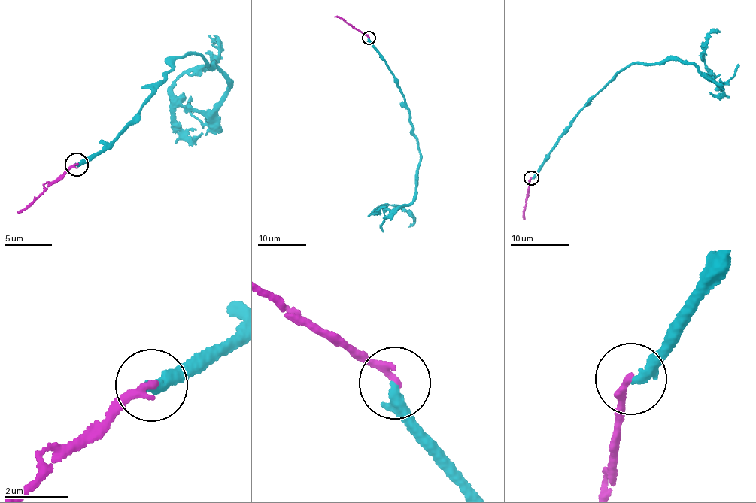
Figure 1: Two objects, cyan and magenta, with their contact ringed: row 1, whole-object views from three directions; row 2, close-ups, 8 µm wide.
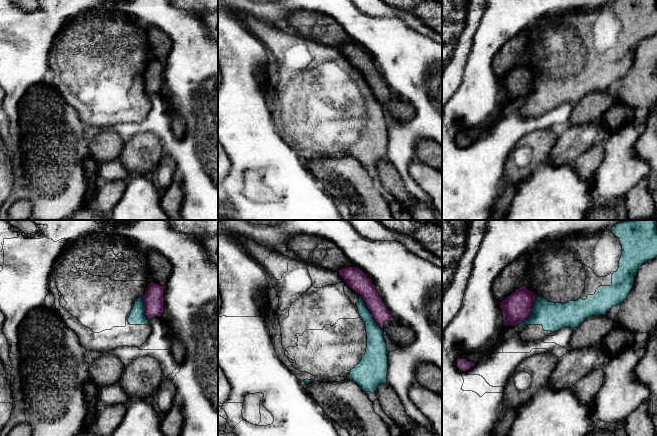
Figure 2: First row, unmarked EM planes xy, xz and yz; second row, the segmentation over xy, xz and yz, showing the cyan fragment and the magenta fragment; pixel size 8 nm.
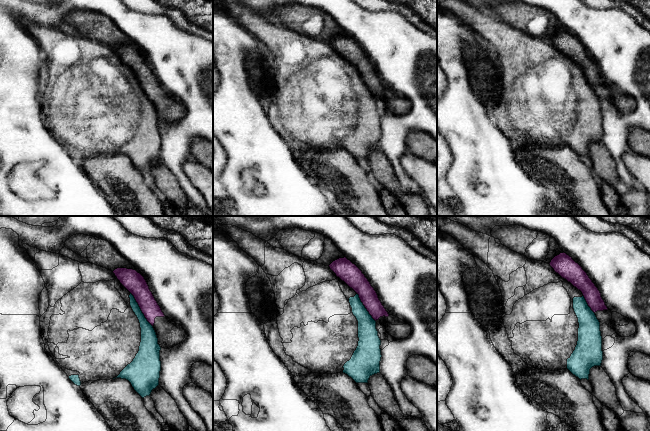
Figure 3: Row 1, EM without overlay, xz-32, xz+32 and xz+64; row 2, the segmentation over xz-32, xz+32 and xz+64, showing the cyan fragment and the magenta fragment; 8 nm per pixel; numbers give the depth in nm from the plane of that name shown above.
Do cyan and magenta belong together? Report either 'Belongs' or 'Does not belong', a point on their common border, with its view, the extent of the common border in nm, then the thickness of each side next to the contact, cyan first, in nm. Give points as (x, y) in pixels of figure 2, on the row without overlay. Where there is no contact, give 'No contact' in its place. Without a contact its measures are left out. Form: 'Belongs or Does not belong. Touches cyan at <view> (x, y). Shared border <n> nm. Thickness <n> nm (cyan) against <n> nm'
Does not belong. Touches cyan at xz (369, 88). Shared border 340 nm. Thickness 140 nm (cyan) against 170 nm

